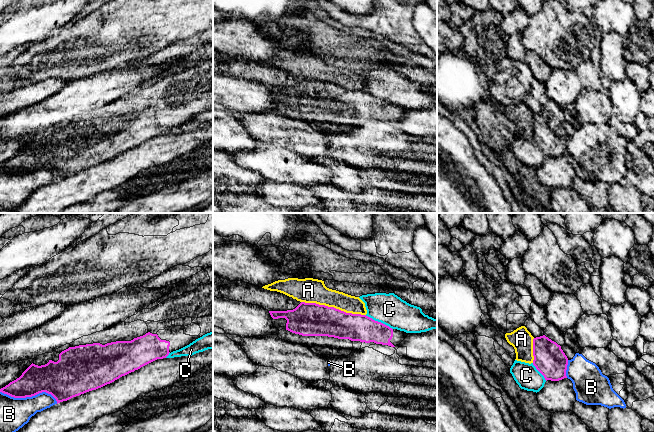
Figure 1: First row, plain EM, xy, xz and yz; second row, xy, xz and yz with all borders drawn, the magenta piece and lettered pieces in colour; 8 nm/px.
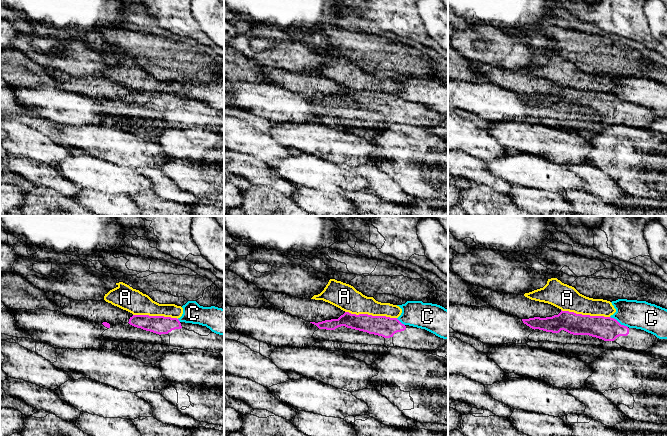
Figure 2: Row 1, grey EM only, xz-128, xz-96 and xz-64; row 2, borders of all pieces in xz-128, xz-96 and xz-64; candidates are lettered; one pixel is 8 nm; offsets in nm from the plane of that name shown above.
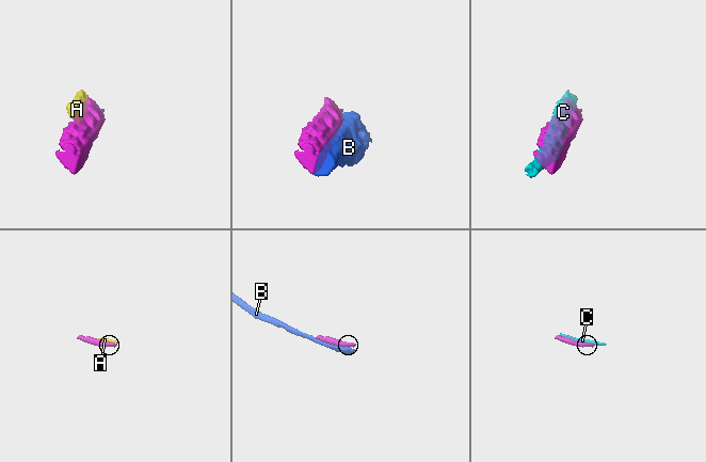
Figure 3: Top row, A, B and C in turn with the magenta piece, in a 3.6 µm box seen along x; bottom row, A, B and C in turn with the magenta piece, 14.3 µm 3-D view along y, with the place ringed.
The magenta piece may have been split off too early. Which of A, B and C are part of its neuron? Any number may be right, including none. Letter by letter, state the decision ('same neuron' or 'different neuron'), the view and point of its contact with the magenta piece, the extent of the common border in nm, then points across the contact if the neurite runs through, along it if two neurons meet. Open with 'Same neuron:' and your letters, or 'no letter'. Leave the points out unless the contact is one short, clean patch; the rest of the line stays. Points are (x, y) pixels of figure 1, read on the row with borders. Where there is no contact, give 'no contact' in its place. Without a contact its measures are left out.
Same neuron: no letter
A: different neuron; contact xz (333, 307); length 550 nm
B: different neuron; contact xy (30, 396); length 480 nm
C: different neuron; contact xz (379, 322); length 260 nm

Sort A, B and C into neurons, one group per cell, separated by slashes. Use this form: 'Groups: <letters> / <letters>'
Groups: A / B / C

